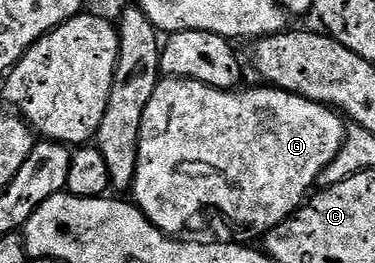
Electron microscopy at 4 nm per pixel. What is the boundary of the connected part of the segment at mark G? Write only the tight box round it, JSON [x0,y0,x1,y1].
[131,78,346,242]

